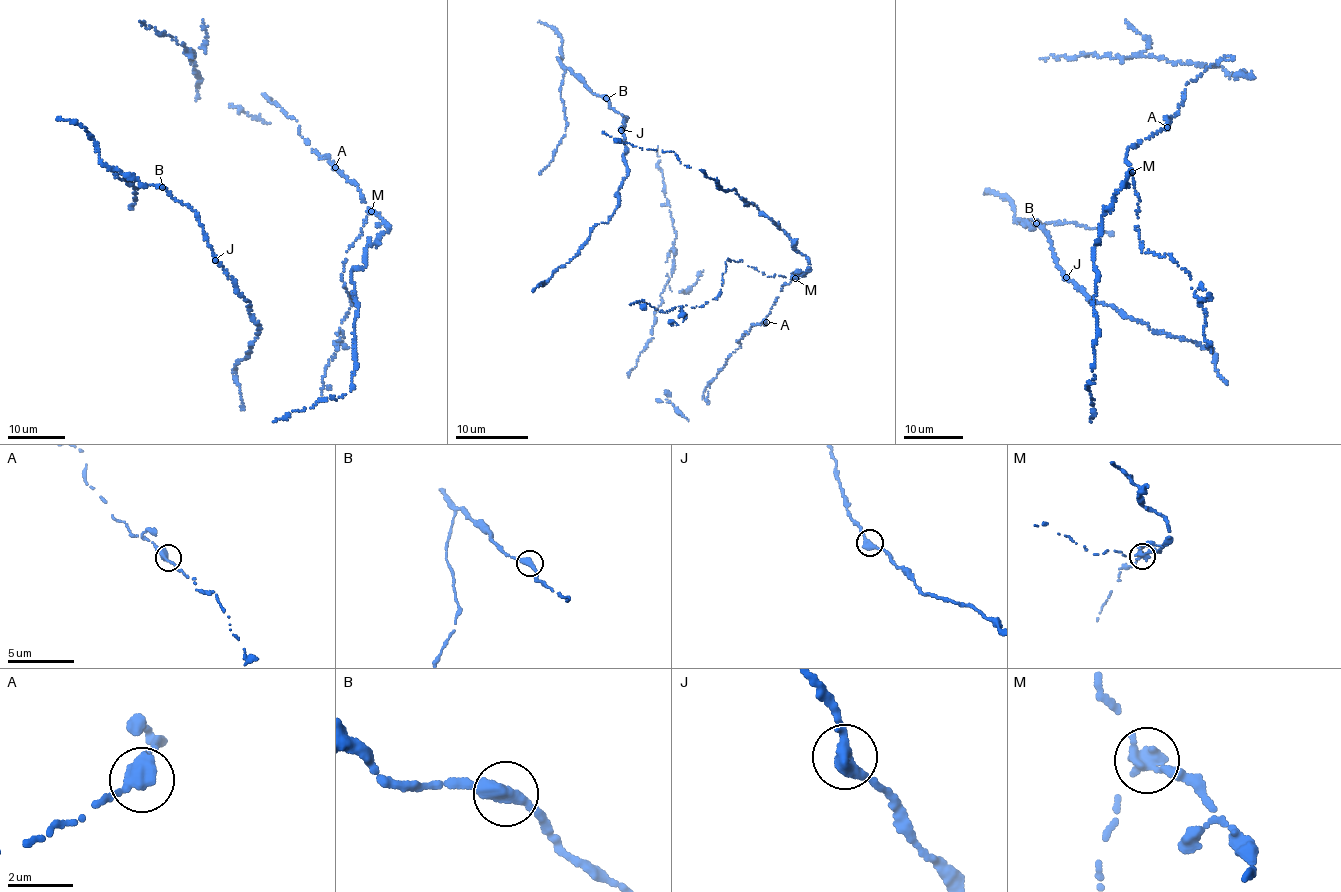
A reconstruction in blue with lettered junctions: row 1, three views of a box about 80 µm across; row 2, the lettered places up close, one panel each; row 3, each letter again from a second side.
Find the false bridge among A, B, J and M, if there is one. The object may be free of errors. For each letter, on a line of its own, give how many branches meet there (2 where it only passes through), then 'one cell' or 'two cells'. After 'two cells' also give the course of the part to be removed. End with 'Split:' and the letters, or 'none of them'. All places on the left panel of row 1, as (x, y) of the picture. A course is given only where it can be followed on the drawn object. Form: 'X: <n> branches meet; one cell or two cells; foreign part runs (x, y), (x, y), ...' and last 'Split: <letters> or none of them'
A: 2 branches meet; one cell
B: 2 branches meet; one cell
J: 2 branches meet; one cell
M: 2 branches meet; two cells; foreign part runs (371, 212), (363, 234), (347, 251), (342, 281), (352, 304), (325, 370), (321, 396)
Split: M

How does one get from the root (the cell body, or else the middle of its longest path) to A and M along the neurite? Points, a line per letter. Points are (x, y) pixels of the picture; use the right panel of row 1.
A: (1118, 190), (1131, 170), (1126, 160), (1127, 148), (1136, 146), (1137, 142), (1167, 127)
M: (1118, 190), (1132, 172)

